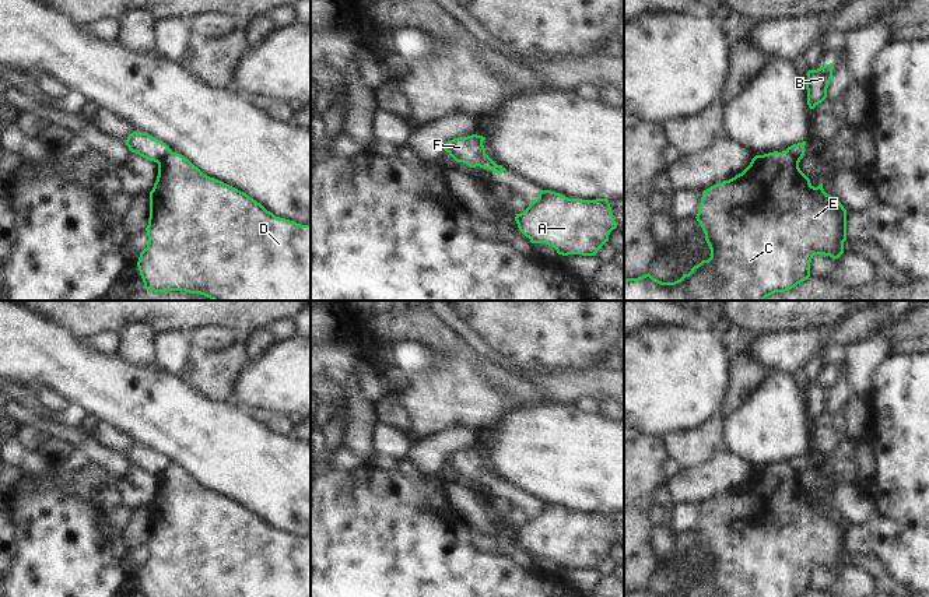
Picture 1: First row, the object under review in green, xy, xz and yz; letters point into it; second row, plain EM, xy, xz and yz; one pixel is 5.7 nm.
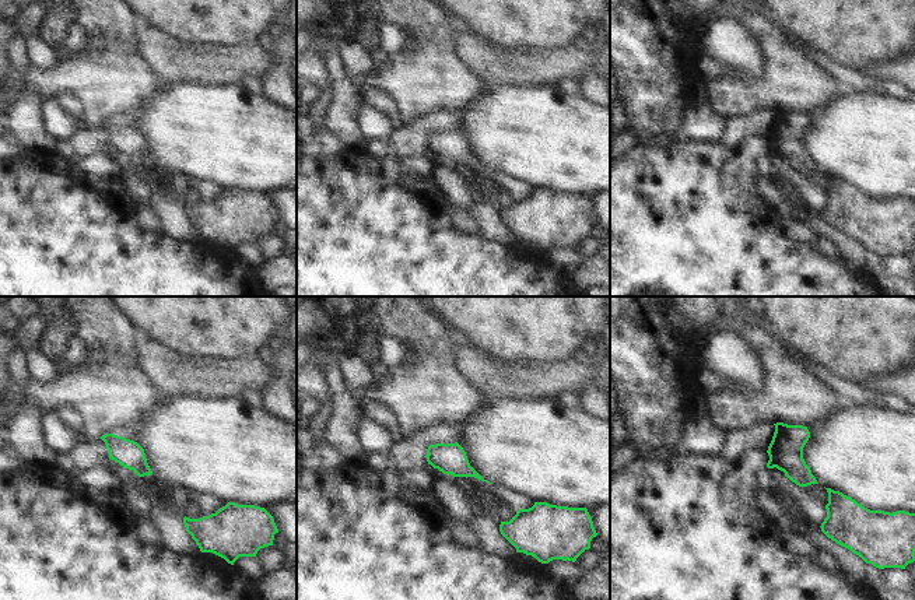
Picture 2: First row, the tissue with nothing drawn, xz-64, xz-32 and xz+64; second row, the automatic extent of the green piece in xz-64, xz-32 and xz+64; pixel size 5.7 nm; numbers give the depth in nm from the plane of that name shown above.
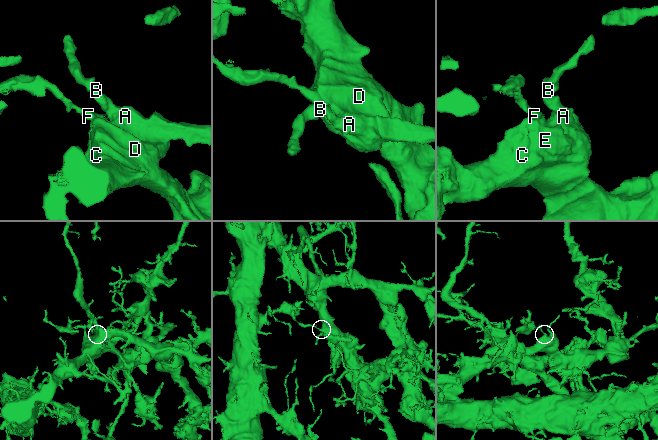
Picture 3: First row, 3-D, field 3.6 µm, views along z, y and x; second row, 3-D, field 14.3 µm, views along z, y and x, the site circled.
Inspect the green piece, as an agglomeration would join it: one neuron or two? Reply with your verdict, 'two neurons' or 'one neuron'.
two neurons

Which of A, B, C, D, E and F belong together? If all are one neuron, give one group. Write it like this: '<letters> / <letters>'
A B C D E / F

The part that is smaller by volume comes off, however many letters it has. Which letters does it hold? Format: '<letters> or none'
F

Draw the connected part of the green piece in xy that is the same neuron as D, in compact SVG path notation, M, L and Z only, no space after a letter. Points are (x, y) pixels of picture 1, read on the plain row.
M169 464L150 505L148 556L137 580L144 597L311 597L311 538L276 530L246 506L204 488Z

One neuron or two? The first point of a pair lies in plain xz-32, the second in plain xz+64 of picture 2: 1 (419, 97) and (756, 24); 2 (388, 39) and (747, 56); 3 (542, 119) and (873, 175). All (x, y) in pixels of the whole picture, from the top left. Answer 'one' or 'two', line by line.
1: one
2: one
3: one

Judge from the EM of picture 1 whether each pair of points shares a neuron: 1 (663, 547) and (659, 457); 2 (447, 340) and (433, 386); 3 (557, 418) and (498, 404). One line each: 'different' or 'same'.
1: different
2: same
3: different

